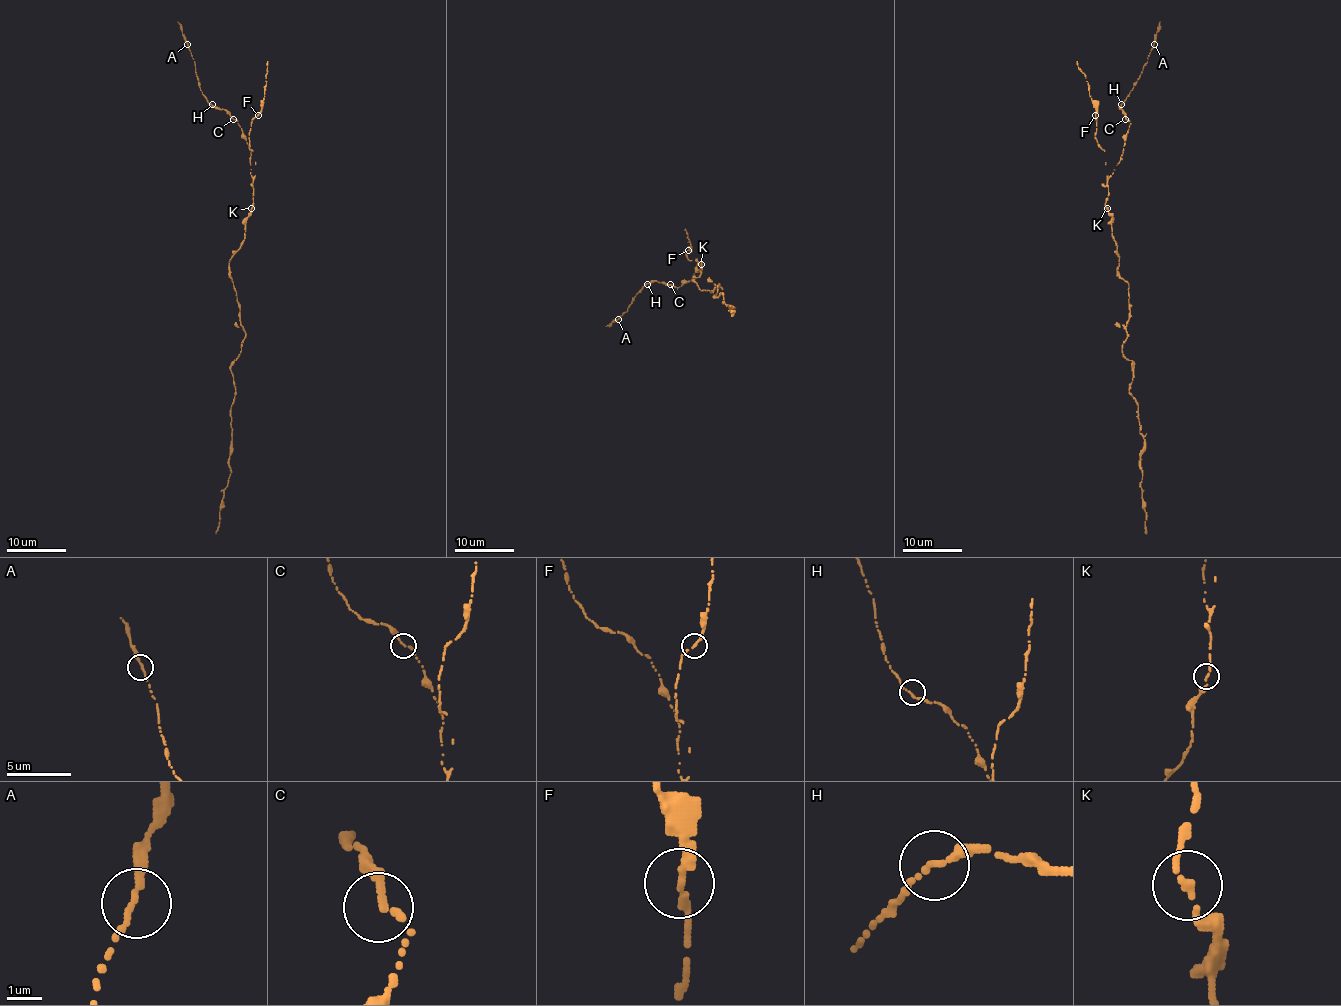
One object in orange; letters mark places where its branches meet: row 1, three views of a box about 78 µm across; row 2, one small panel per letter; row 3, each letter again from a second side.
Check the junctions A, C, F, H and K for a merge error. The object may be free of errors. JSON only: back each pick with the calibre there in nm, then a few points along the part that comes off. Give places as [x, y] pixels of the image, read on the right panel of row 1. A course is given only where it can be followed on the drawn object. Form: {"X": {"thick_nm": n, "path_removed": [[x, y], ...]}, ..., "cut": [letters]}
{"cut": []}

